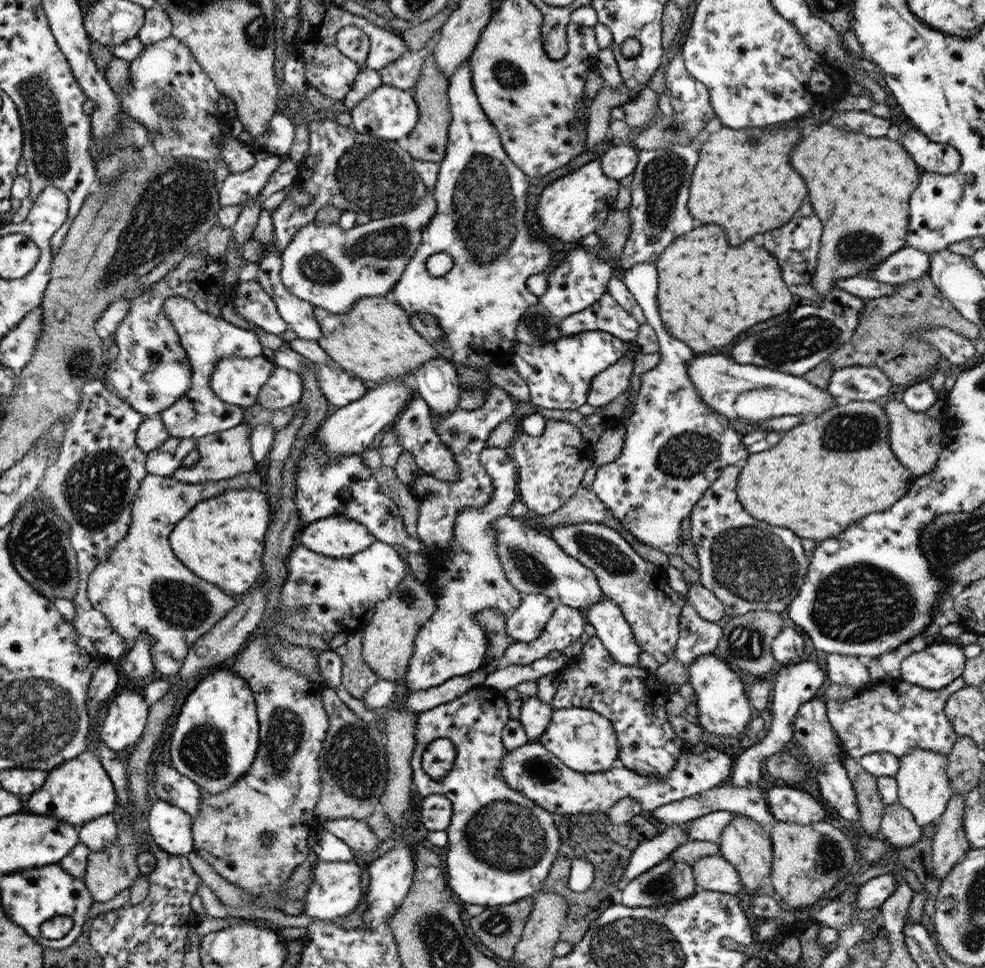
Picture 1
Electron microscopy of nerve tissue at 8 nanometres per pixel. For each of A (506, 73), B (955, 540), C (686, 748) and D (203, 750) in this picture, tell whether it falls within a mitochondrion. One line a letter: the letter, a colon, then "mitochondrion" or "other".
A: mitochondrion
B: mitochondrion
C: other
D: mitochondrion

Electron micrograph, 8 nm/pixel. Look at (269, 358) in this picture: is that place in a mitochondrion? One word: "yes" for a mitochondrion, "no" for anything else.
no

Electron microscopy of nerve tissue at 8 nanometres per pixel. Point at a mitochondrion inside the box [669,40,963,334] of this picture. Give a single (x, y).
(854, 247)

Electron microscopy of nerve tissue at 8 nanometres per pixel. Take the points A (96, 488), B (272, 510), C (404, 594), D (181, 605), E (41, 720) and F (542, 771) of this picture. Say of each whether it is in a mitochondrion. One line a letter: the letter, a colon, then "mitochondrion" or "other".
A: mitochondrion
B: other
C: mitochondrion
D: mitochondrion
E: mitochondrion
F: mitochondrion

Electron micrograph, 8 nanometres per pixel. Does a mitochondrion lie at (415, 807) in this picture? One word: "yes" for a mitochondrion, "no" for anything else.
no

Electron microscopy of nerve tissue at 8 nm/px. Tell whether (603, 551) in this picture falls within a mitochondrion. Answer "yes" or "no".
yes

